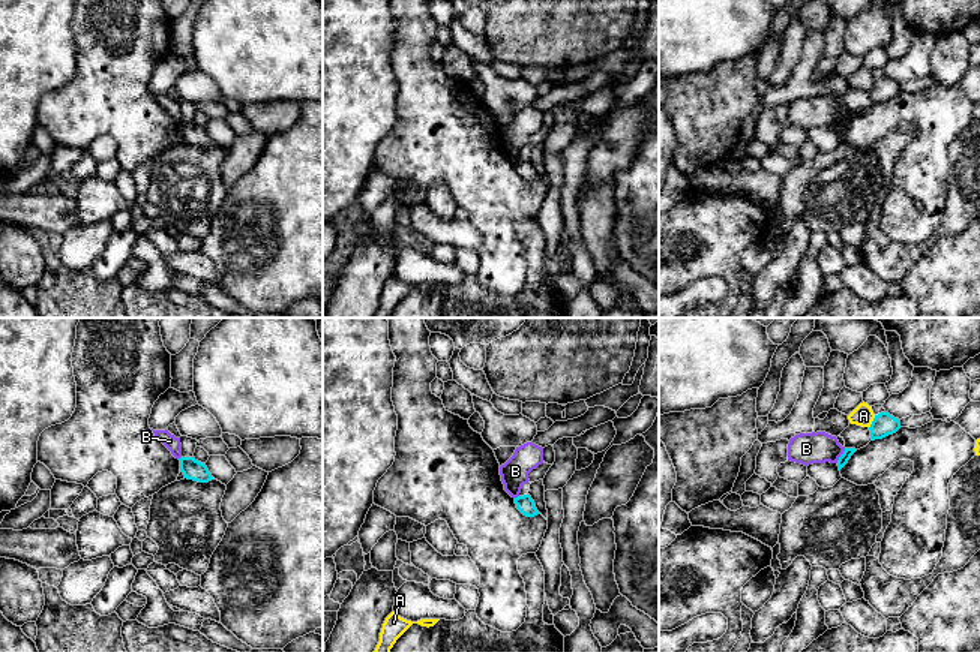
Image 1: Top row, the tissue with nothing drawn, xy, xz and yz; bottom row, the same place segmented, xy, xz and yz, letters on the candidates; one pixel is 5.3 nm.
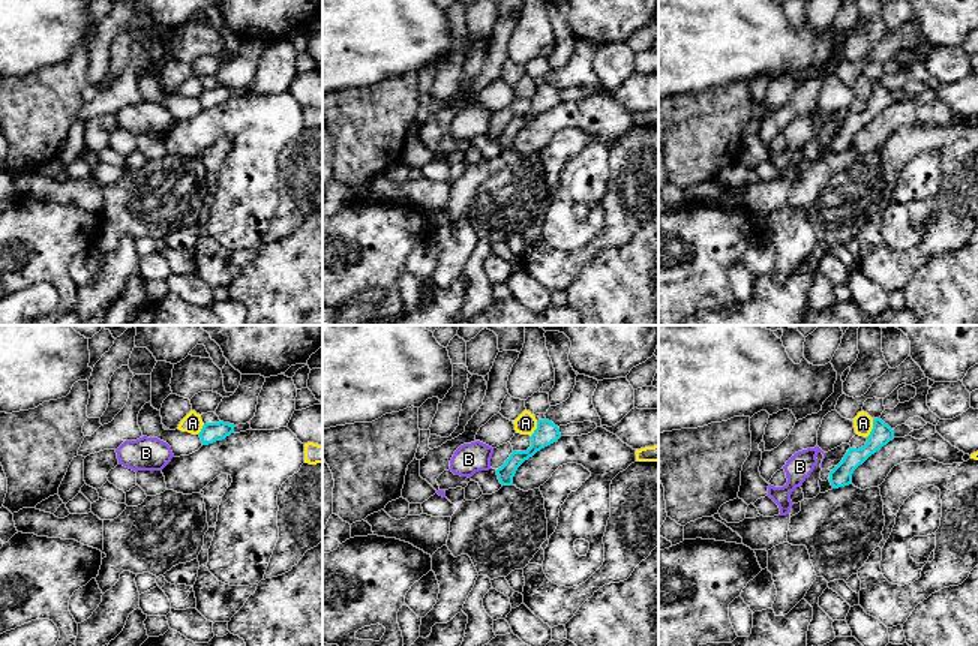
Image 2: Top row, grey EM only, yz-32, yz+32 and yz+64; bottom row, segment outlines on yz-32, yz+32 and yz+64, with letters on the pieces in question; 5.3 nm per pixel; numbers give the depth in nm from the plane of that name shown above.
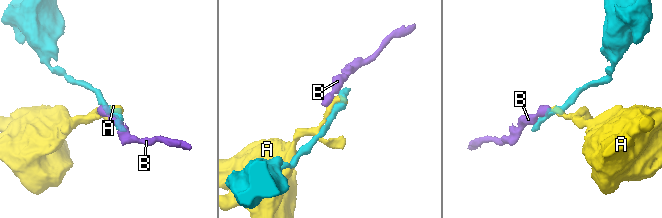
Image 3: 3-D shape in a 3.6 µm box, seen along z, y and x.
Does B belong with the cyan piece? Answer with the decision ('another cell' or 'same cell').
another cell

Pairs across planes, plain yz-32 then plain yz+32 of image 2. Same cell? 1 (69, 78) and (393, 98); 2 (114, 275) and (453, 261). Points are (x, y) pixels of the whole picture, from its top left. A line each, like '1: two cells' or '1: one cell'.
1: one cell
2: one cell

